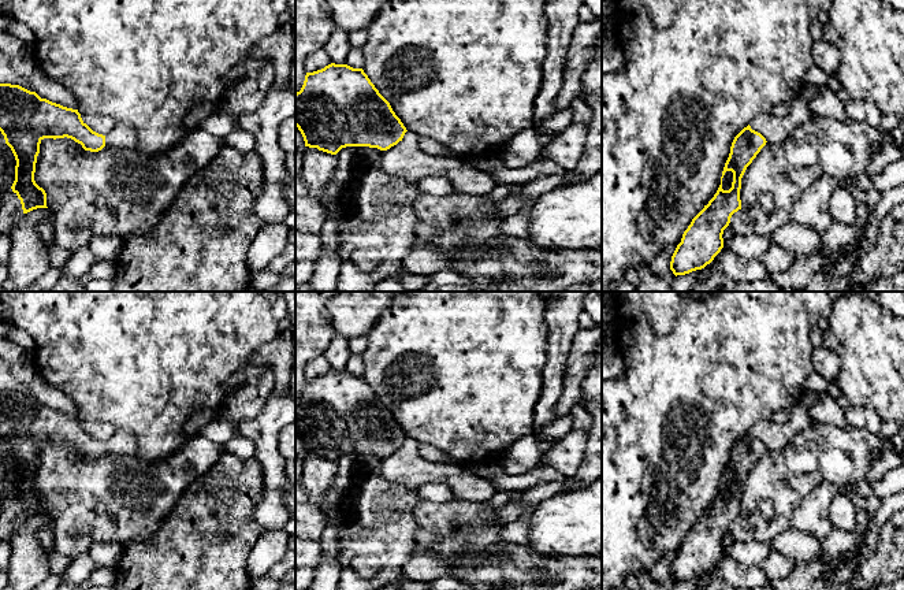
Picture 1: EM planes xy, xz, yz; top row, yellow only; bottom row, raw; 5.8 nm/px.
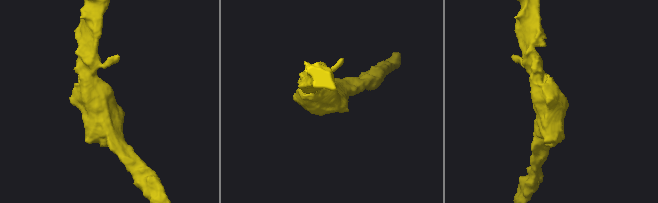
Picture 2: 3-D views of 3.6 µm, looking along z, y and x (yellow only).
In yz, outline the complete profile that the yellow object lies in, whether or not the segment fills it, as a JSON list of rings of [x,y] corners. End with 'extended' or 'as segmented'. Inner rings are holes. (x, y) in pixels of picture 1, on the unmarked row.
[[[749,431],[734,444],[717,500],[692,526],[672,563],[670,576],[676,583],[704,575],[721,559],[723,537],[729,533],[732,522],[741,516],[741,485],[766,449]],[[726,478],[733,479],[729,497],[722,496]]] | as segmented

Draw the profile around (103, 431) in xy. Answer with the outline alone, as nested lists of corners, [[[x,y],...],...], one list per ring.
[[[81,420],[81,424],[83,430],[86,430],[93,438],[103,442],[107,442],[116,431],[115,426],[105,422],[82,422]]]

